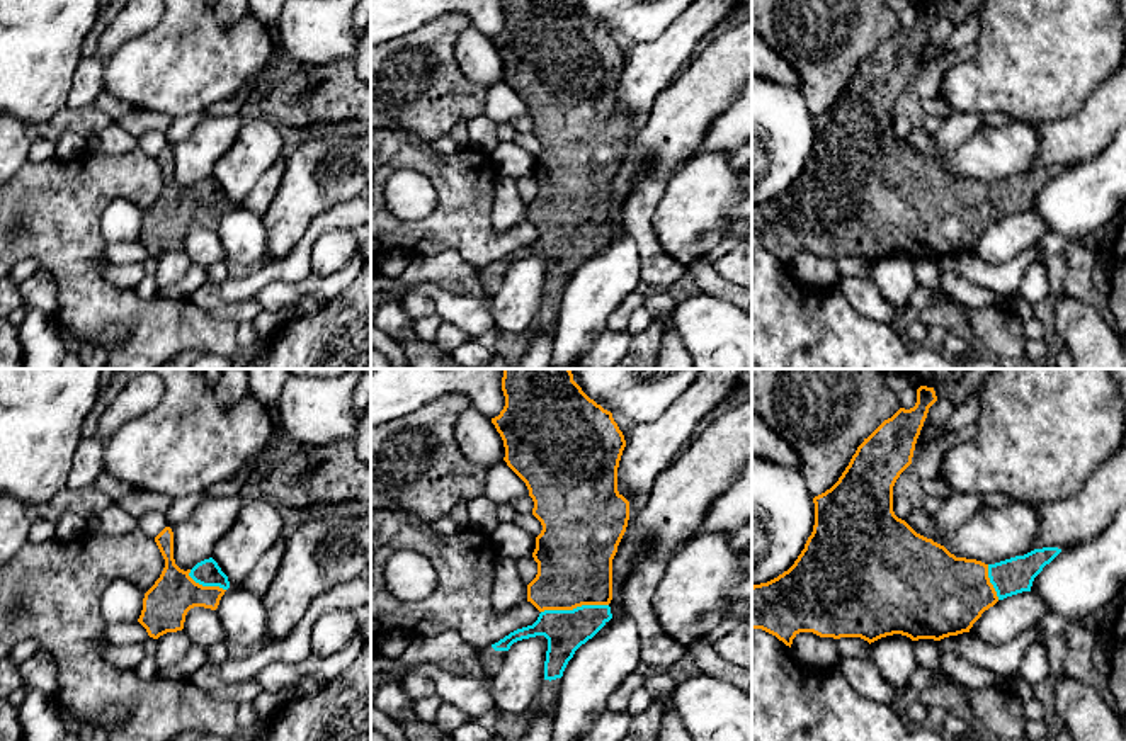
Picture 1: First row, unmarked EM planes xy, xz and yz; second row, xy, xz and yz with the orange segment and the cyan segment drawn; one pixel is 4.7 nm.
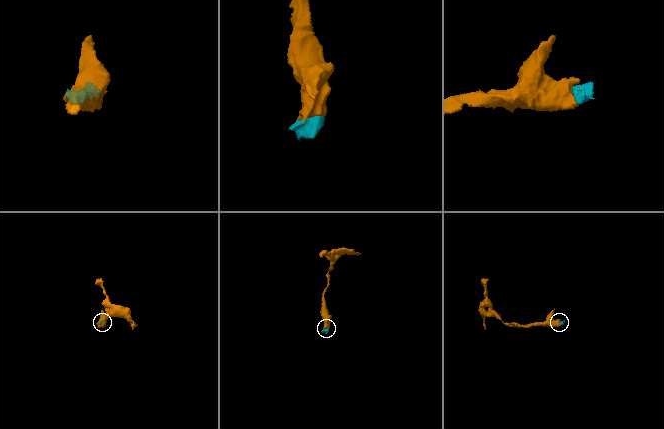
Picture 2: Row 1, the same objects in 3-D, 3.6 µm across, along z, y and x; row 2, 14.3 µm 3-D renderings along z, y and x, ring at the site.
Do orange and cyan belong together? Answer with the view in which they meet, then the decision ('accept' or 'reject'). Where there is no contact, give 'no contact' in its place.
contact in xz; accept

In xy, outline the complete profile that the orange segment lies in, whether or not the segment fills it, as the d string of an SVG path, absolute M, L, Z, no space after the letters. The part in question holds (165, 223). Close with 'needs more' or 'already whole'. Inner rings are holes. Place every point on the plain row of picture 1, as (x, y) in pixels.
M165 146L155 156L155 161L165 178L165 187L145 212L138 241L150 257L158 258L167 252L182 250L191 228L216 229L230 207L230 201L213 177L197 182L192 189L180 189L173 178L173 151L170 146Z; needs more

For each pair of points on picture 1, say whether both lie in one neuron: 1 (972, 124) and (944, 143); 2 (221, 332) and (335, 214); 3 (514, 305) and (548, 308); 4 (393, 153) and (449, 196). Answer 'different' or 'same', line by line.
1: same
2: different
3: different
4: same

